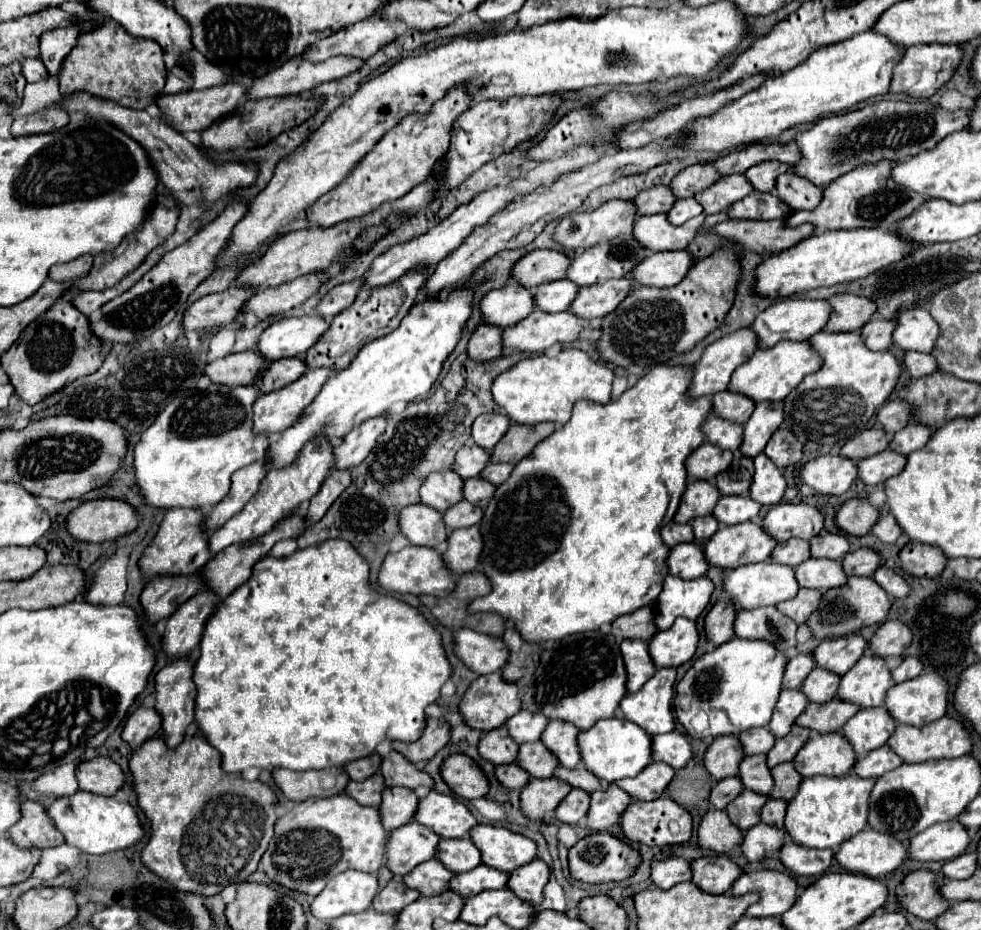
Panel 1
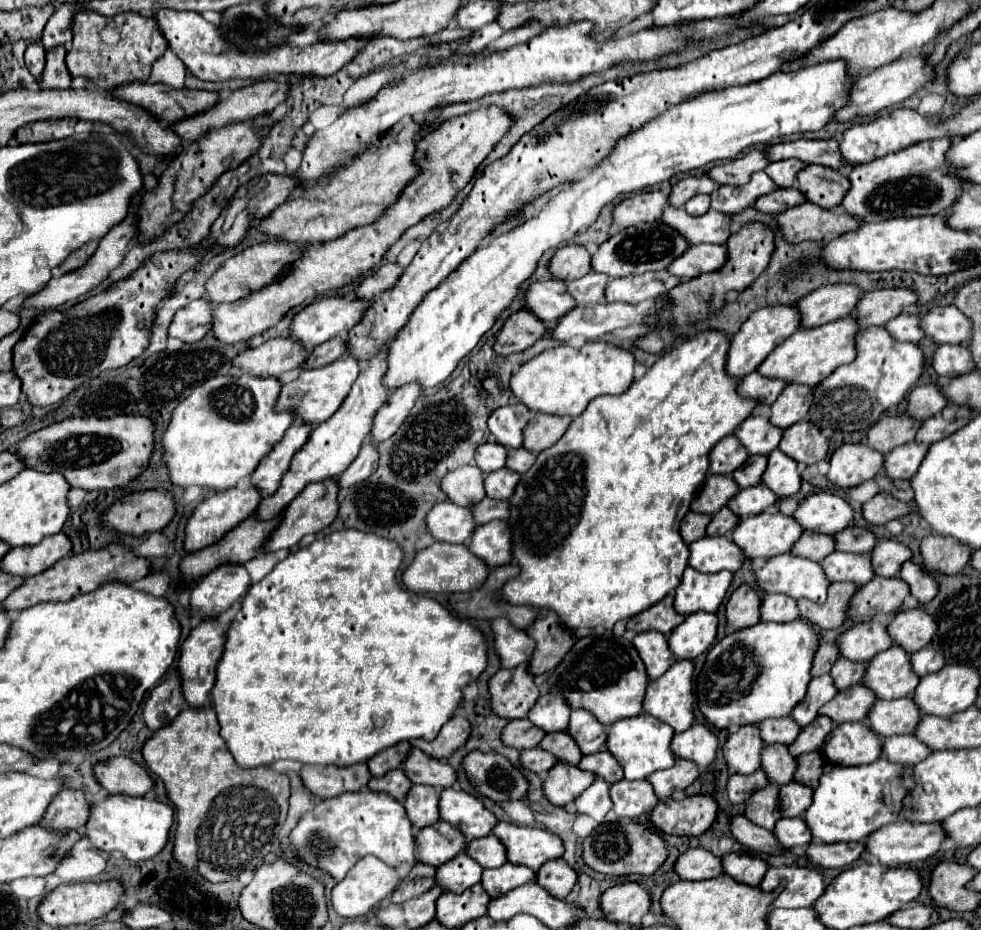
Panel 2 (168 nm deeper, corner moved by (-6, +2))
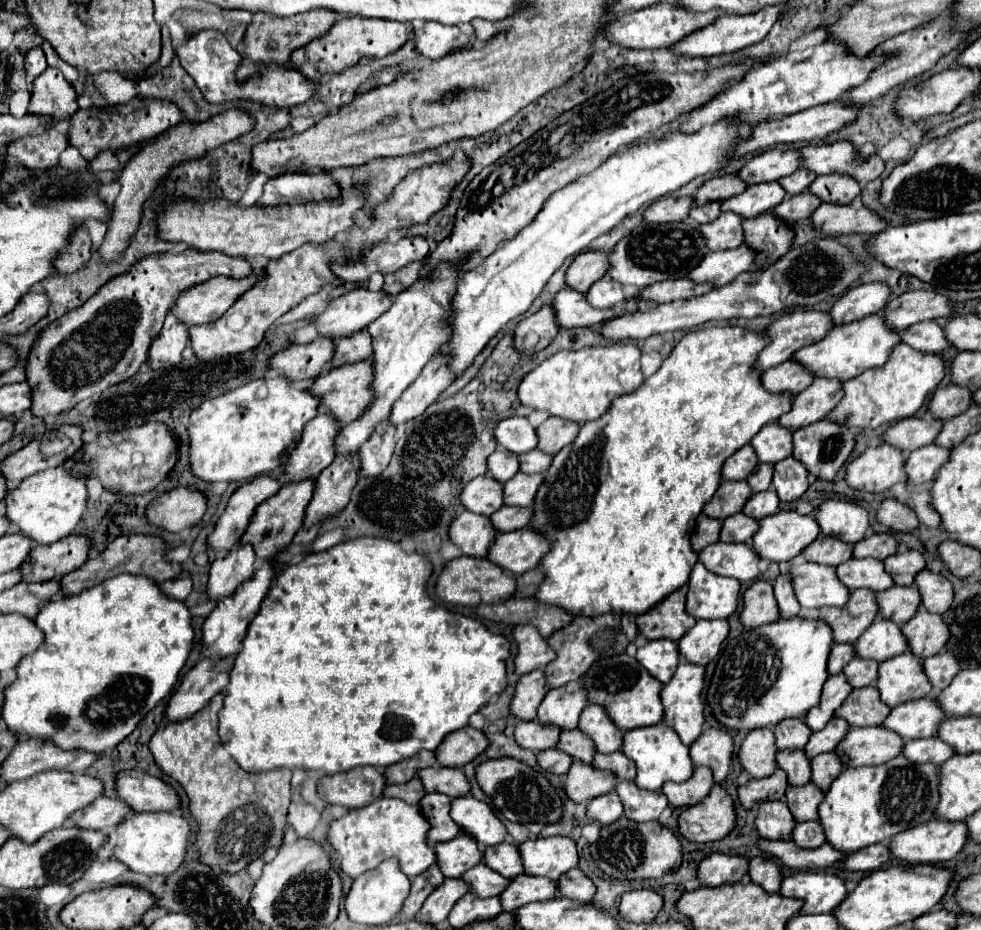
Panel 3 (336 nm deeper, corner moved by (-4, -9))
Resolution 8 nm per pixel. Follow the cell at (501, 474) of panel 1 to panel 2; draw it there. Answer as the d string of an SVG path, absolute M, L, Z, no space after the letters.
M516 448L516 450L510 450L508 452L508 458L506 458L506 468L510 470L516 470L518 474L524 474L536 460L536 454L530 454L528 450L524 448Z

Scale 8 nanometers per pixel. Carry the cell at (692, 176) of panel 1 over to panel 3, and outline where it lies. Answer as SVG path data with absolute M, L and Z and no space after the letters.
M798 149L788 151L764 151L756 157L752 157L742 169L740 177L748 183L766 183L766 181L778 181L780 177L792 175L796 169L802 167L802 155Z

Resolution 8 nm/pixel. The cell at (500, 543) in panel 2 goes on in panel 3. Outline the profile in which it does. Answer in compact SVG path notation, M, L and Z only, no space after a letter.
M530 527L500 533L490 547L488 559L512 575L522 575L540 565L540 559L550 551L550 539Z

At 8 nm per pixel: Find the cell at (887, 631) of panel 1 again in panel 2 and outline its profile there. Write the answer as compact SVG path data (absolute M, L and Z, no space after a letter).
M920 608L902 610L888 624L888 634L892 642L896 646L902 646L910 656L932 640L932 636L936 634L936 624L934 618L930 618L930 614Z

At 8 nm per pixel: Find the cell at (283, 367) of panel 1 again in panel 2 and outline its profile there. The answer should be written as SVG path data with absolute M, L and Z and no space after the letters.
M332 338L320 346L316 346L310 356L304 362L304 370L312 370L312 368L322 368L326 364L332 364L334 360L338 360L342 354L346 352L346 344L340 338Z

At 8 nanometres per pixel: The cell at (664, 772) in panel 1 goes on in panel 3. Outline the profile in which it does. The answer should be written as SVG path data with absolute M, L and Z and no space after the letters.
M696 767L694 775L688 781L668 783L668 785L662 787L662 791L668 797L670 805L674 805L674 807L692 807L692 805L700 803L704 797L708 797L712 785L714 785L712 769Z

